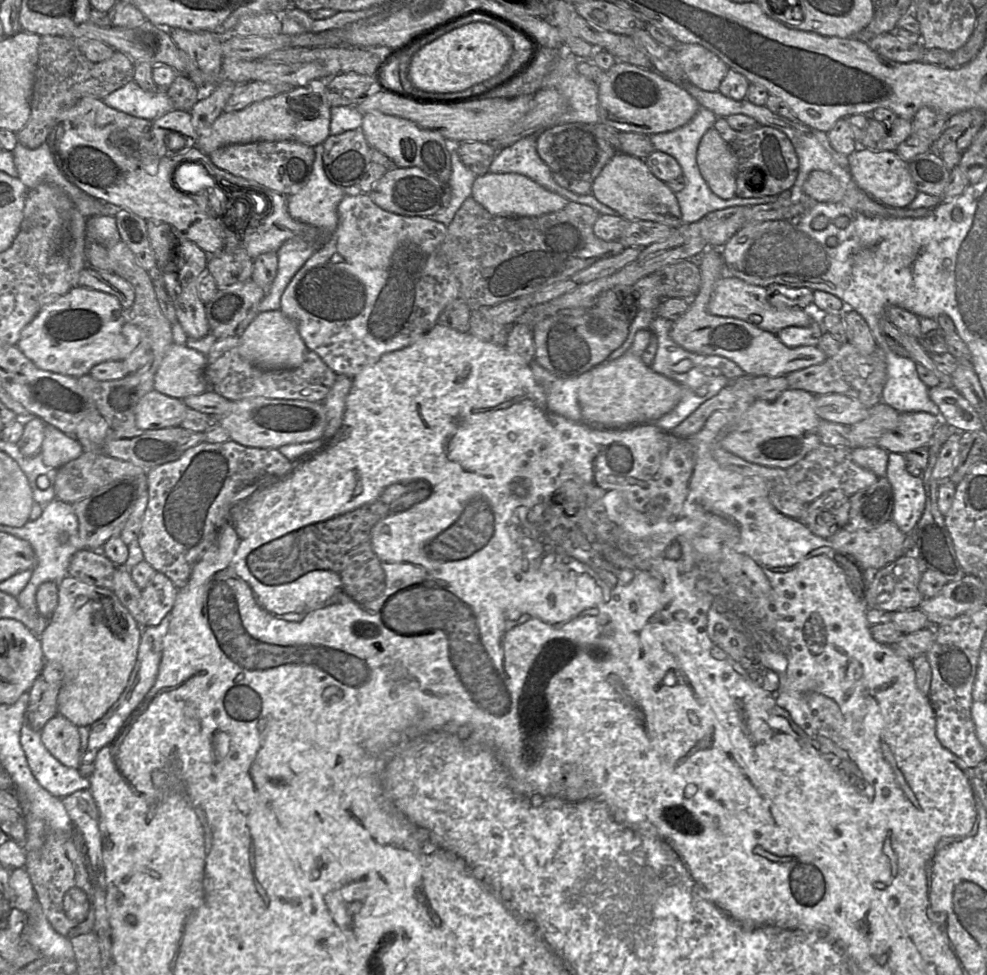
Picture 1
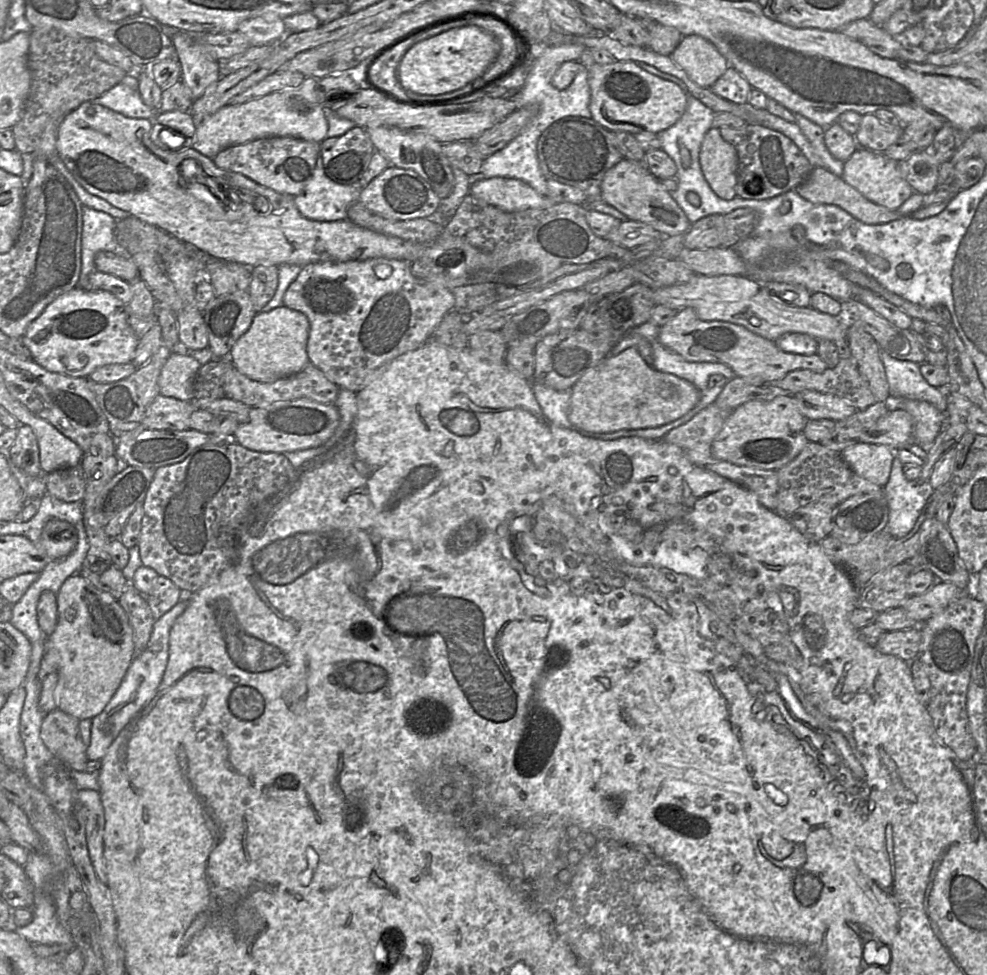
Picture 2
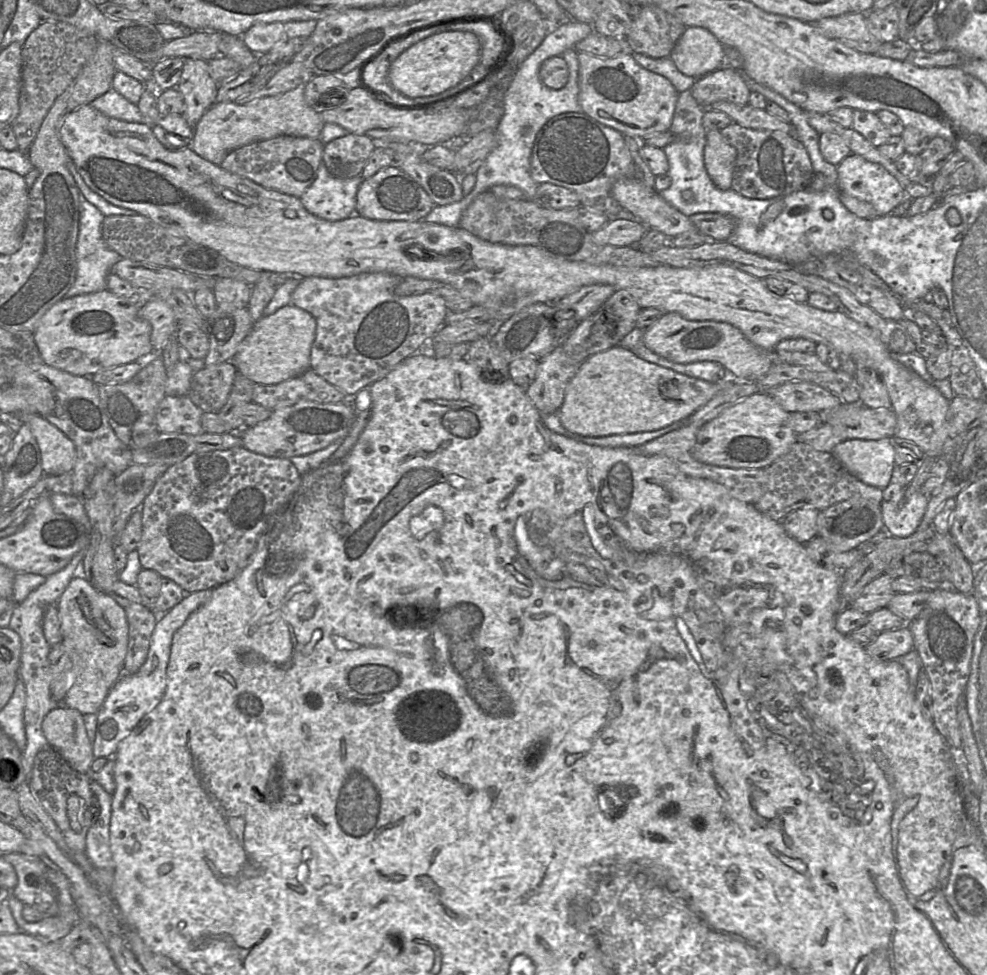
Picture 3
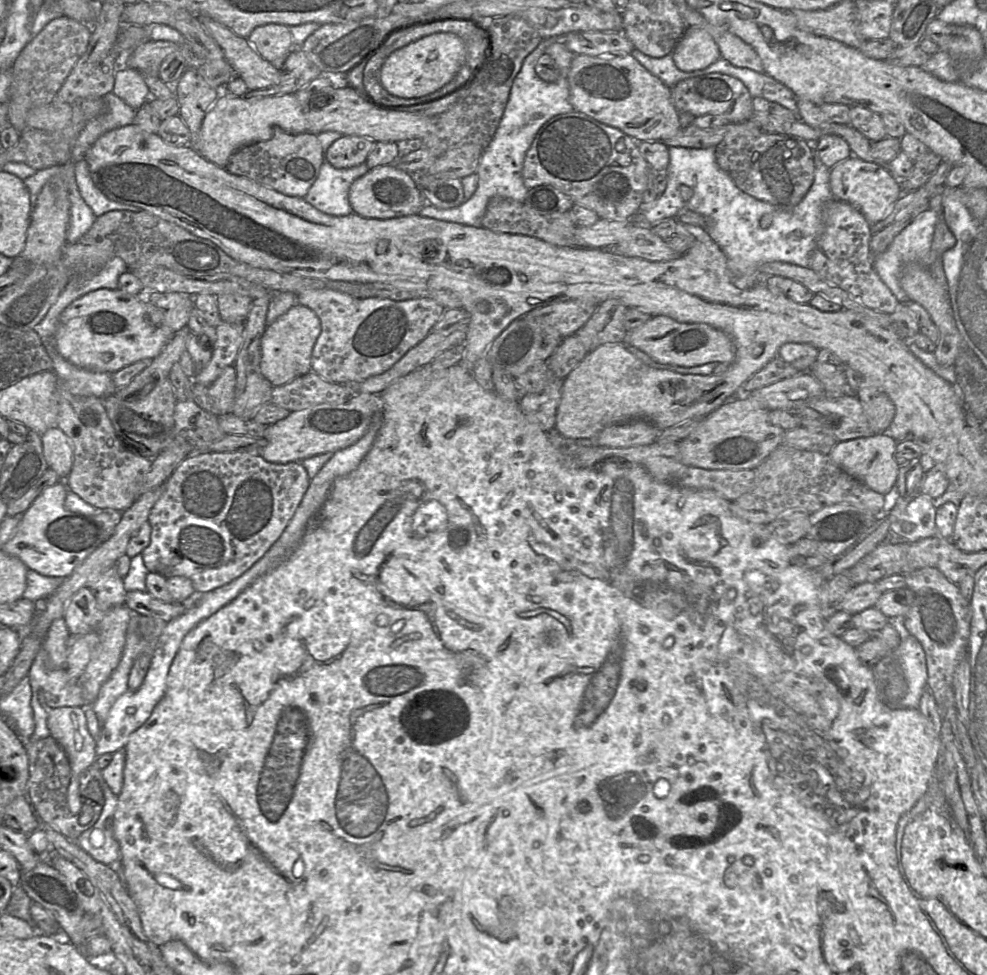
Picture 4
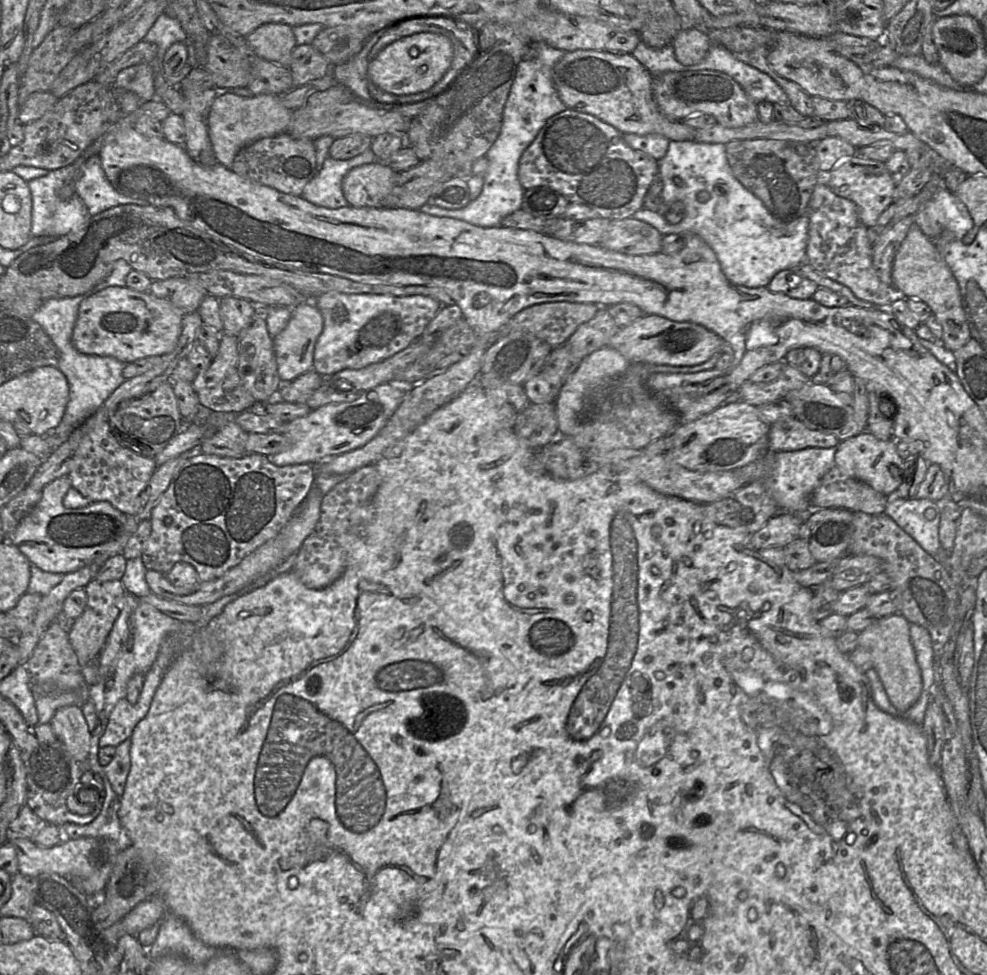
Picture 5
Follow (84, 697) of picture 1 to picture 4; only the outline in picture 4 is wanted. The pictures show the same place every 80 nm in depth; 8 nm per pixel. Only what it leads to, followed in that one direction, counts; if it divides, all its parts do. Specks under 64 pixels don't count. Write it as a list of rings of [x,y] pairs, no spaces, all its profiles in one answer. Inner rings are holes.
[[[89,587],[79,589],[67,601],[62,618],[70,634],[86,634],[94,631],[99,635],[98,645],[93,649],[90,661],[80,678],[86,706],[91,706],[94,703],[102,684],[109,678],[120,661],[131,611],[125,604],[115,606],[107,611],[100,610]]]

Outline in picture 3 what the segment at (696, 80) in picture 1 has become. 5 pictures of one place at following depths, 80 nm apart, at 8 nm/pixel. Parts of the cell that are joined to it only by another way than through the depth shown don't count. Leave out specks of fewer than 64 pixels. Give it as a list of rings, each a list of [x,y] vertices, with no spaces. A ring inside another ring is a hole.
[[[691,26],[670,53],[676,68],[684,75],[702,77],[725,64],[724,46],[707,29]]]

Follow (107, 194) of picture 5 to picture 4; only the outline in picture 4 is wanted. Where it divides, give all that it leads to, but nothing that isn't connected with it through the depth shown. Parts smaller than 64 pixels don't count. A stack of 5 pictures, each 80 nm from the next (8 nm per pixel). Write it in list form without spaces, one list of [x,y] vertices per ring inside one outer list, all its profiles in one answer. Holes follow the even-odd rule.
[[[85,159],[75,163],[75,177],[82,198],[92,209],[96,217],[113,210],[133,212],[141,210],[138,207],[109,199],[93,182],[88,163]]]

